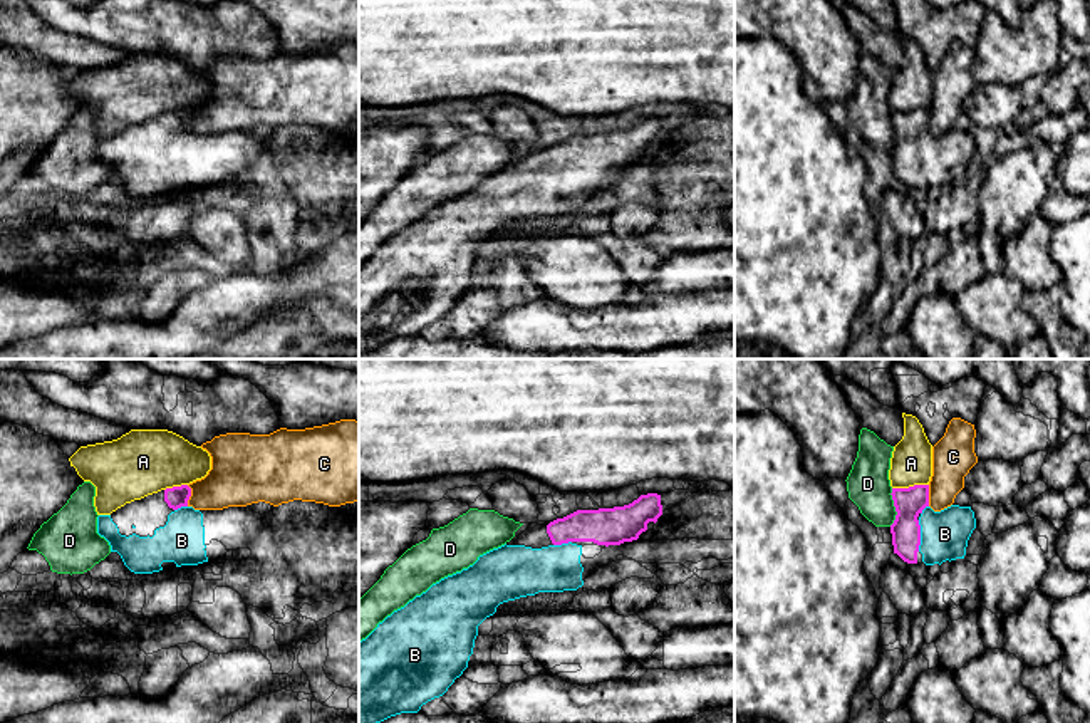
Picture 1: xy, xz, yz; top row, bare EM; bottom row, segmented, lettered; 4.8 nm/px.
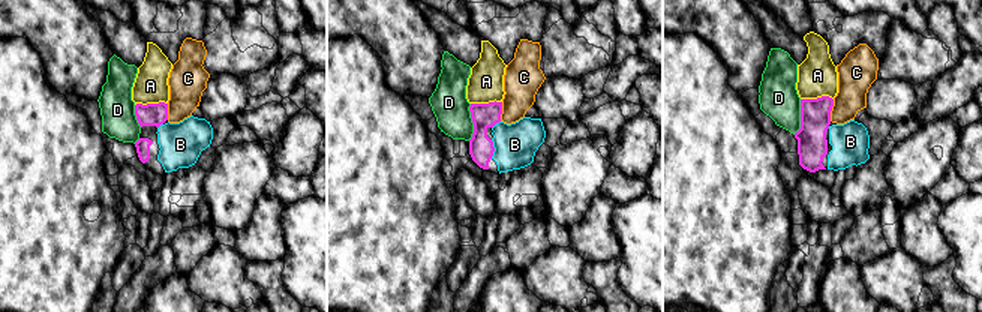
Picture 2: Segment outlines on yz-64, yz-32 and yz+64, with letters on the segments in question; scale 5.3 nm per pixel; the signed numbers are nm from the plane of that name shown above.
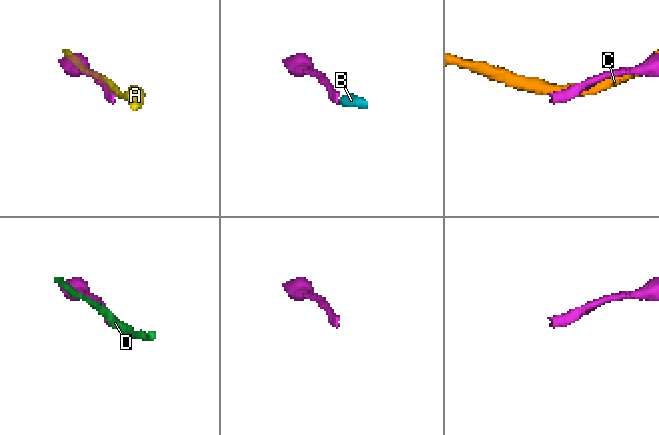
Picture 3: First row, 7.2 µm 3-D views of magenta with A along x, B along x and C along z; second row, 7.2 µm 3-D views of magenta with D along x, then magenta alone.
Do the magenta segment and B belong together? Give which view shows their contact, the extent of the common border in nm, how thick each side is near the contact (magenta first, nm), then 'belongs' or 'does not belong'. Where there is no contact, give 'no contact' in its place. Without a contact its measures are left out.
contact in yz; length 150 nm; calibres 140 and 220 nm; belongs

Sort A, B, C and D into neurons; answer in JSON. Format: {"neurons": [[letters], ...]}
{"neurons": [["A"], ["B"], ["C"], ["D"]]}

